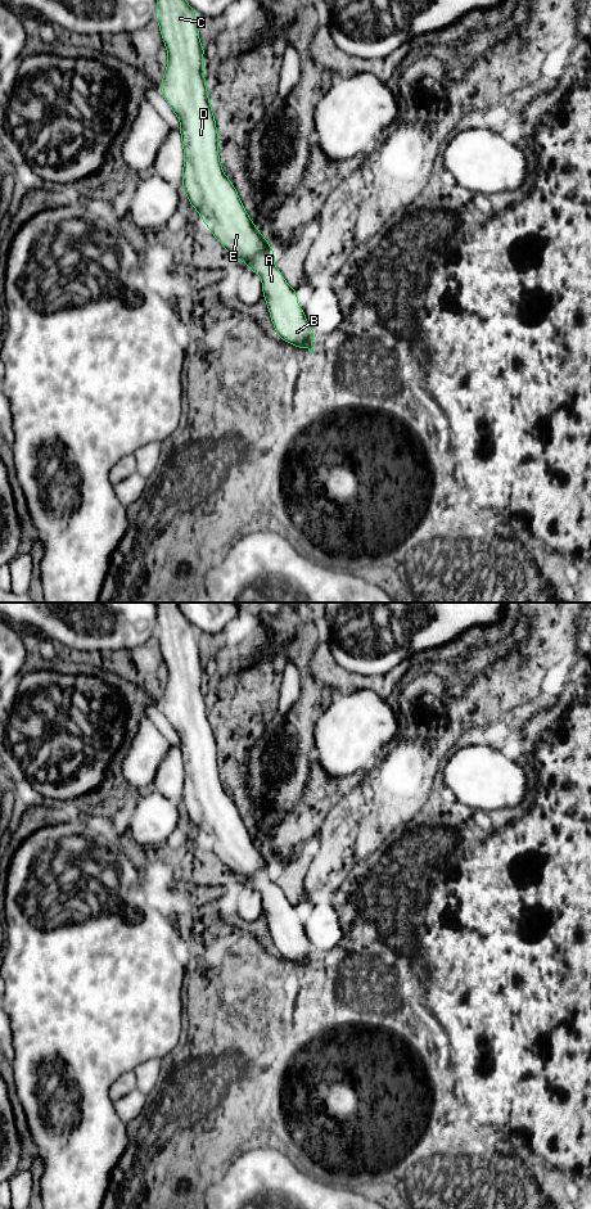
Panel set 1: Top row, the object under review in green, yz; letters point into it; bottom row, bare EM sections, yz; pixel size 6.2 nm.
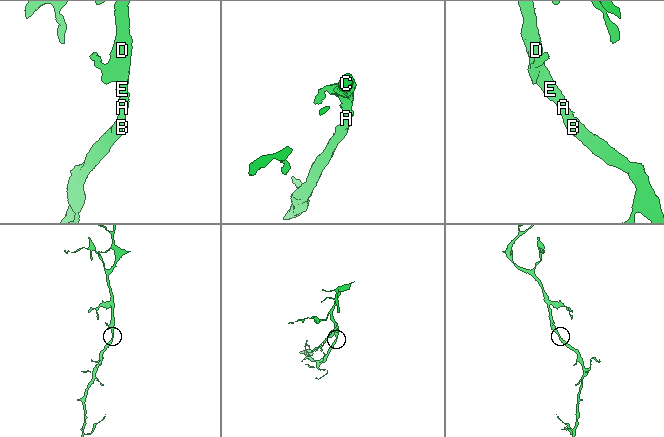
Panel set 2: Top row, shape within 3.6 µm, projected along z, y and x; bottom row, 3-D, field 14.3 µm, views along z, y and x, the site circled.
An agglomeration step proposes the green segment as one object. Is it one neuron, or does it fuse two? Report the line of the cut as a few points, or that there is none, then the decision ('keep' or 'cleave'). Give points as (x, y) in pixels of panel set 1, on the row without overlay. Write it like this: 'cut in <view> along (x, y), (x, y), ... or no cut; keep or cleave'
no cut; keep

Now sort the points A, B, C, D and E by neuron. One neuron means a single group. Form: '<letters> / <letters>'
A B C D E

